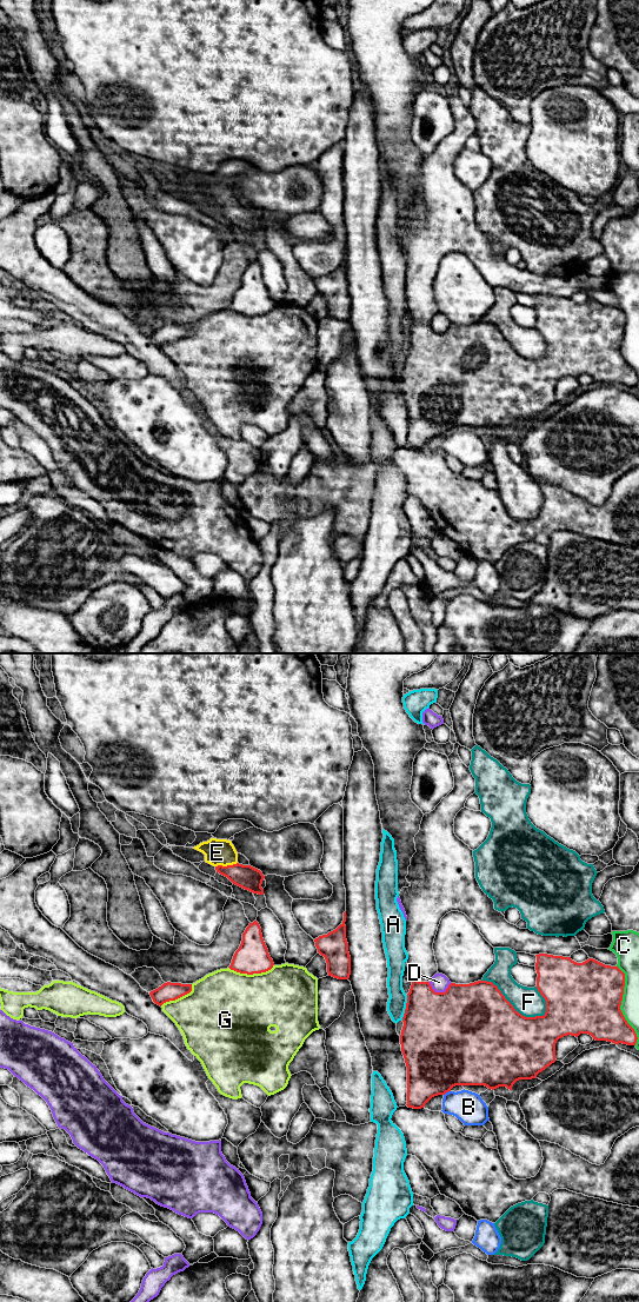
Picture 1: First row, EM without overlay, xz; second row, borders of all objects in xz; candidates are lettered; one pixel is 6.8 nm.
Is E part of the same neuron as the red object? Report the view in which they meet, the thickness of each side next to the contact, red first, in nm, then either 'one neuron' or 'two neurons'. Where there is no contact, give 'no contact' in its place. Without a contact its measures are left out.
contact in xz; calibres 160 and 180 nm; one neuron

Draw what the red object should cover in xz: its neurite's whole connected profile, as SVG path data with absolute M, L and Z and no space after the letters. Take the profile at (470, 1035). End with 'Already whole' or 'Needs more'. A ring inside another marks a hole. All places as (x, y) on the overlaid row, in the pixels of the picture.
M547 954L535 956L537 989L546 1001L544 1016L522 1016L492 982L451 983L445 992L435 992L430 982L412 978L400 1035L407 1067L408 1108L421 1109L432 1097L445 1095L455 1085L485 1085L492 1090L506 1087L512 1090L517 1081L537 1078L539 1072L554 1063L555 1043L567 1035L578 1037L580 1034L588 1034L595 1041L635 1045L637 1034L620 1010L625 974L618 966L605 965L593 958L577 963L571 957Z. Already whole

